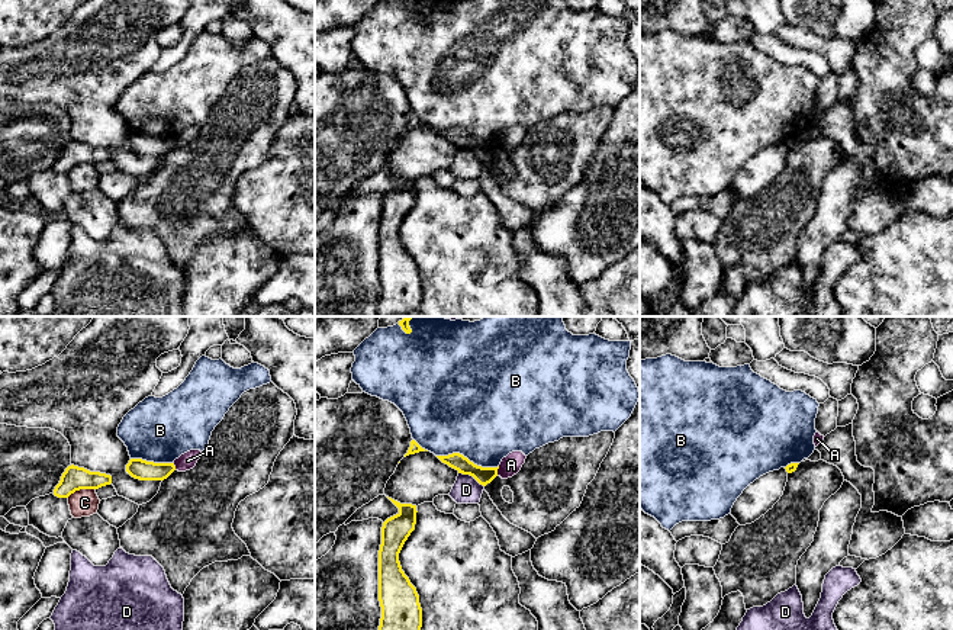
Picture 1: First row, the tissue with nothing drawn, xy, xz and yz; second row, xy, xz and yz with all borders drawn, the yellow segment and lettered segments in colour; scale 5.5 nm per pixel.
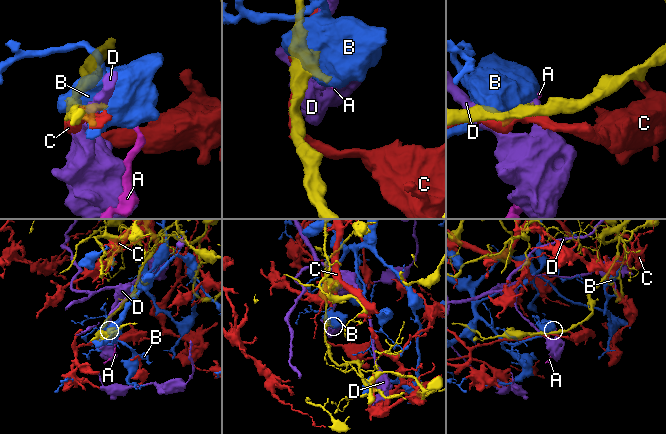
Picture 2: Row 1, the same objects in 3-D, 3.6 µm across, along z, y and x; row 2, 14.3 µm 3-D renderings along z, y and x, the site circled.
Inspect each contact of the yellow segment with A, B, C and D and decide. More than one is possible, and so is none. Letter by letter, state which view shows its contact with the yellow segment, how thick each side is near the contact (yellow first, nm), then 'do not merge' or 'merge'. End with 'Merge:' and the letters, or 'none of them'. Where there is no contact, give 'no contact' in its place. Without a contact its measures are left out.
A: contact in xz; calibres 100 and 110 nm; do not merge
B: contact in xz; calibres 100 and 480 nm; do not merge
C: contact in xy; calibres 140 and 160 nm; do not merge
D: contact in xz; calibres 100 and 150 nm; do not merge
Merge: none of them

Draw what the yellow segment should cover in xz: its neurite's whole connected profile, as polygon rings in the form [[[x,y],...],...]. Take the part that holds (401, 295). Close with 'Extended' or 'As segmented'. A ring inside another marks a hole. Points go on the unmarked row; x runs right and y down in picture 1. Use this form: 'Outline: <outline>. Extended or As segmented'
Outline: [[[389,173],[399,187],[383,197],[379,225],[379,316],[418,316],[422,283],[416,263],[402,245],[399,228],[415,205],[416,180]]]. As segmented

